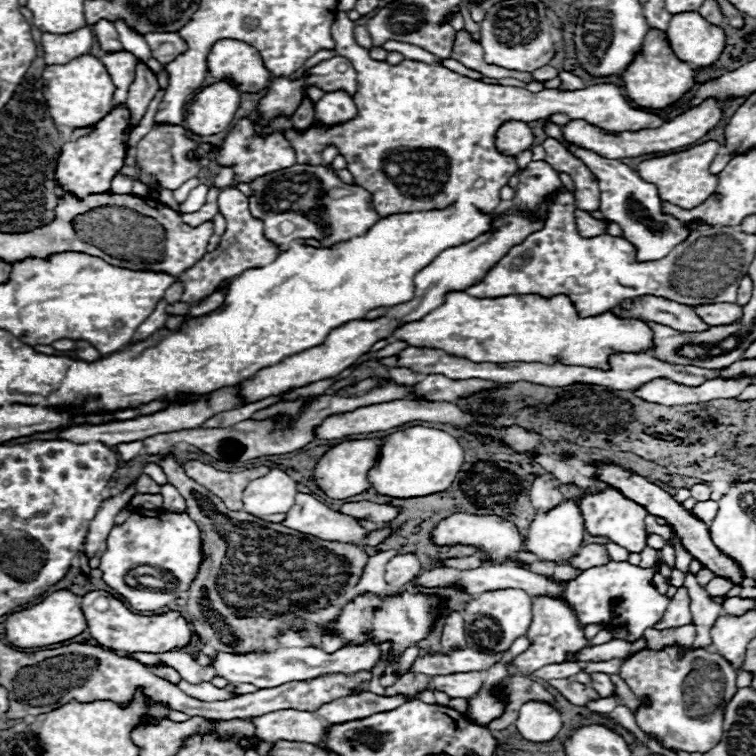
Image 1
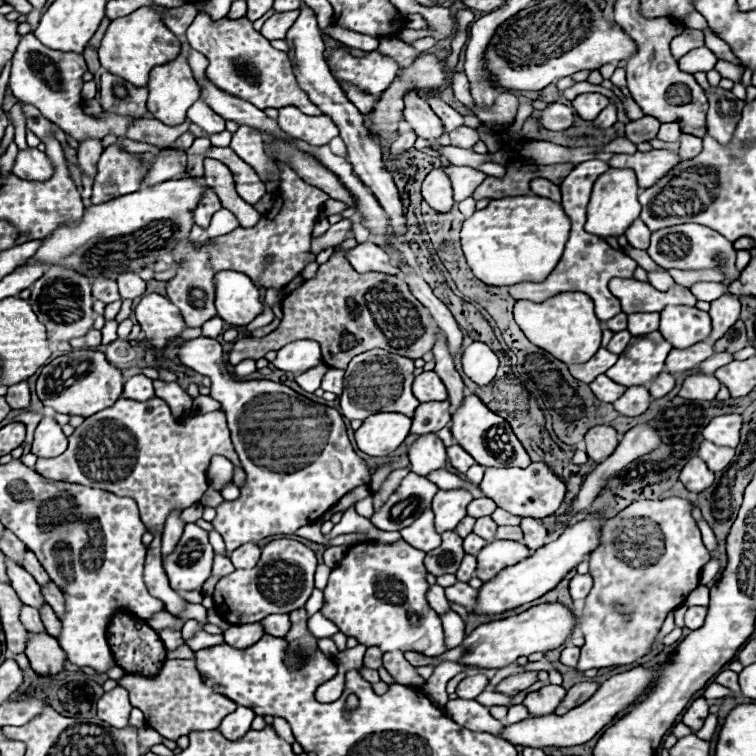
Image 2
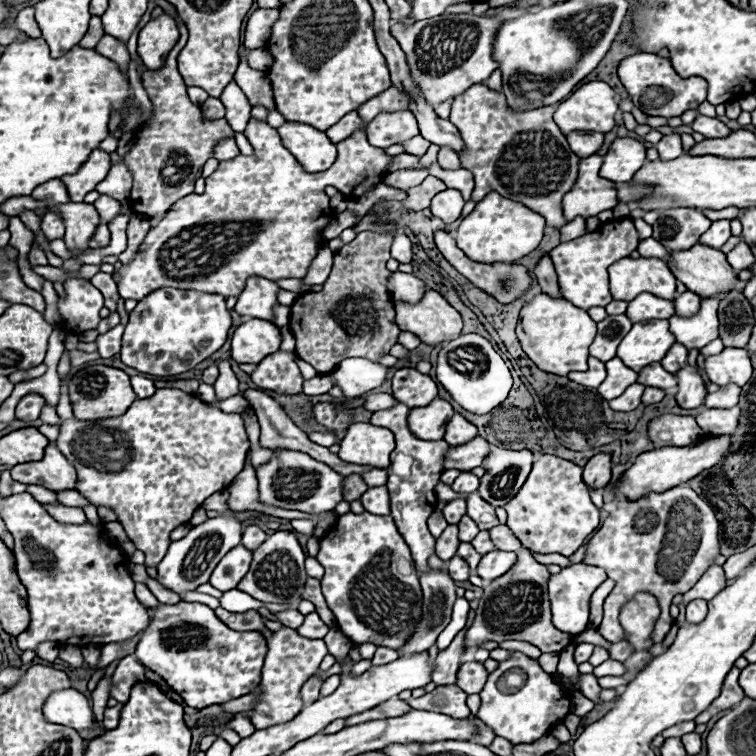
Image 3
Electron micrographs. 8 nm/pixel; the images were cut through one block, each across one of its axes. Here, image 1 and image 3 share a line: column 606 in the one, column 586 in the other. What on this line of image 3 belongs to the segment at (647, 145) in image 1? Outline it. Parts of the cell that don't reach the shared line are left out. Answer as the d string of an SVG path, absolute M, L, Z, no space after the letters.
M570 132L568 134L568 144L574 150L578 158L588 158L600 150L604 142L604 134L600 132Z

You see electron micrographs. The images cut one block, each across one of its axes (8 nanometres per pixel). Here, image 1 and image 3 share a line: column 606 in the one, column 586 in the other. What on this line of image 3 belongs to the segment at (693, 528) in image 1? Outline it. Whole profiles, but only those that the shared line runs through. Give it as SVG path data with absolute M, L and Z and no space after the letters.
M596 454L584 466L584 482L590 488L604 488L610 482L610 454Z

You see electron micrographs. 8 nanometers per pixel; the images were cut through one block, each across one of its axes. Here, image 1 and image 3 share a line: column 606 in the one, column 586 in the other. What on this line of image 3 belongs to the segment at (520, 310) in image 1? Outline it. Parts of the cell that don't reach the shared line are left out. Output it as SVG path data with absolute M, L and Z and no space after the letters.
M538 294L522 308L516 334L526 356L540 370L556 376L568 376L568 372L588 368L588 346L596 336L596 322L588 316L586 310L576 308L564 298L558 300L546 294Z

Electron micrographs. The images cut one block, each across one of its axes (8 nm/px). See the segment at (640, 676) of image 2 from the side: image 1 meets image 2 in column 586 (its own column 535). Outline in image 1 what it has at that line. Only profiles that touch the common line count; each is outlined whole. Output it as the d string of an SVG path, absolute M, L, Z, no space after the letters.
M530 700L520 708L516 728L526 740L548 742L562 728L560 710L558 710L558 706L552 706L548 702Z

